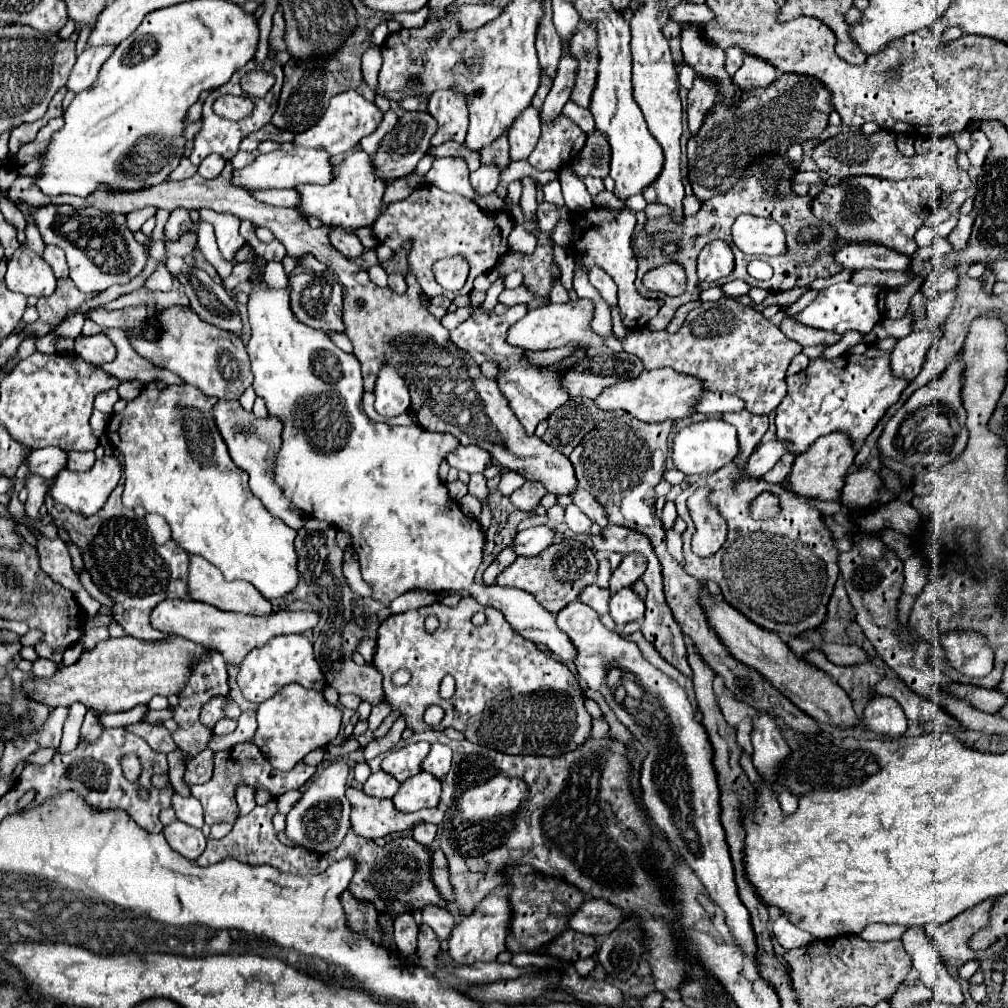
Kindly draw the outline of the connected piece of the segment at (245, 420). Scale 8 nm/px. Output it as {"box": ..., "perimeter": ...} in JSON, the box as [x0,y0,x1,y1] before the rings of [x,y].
{"box":[213,400,307,530],"perimeter":[[[219,400],[213,406],[213,418],[215,418],[215,424],[217,424],[221,436],[225,438],[225,444],[229,448],[233,462],[249,474],[249,486],[251,486],[253,494],[261,498],[261,502],[273,516],[281,518],[285,524],[289,524],[295,530],[303,528],[307,516],[297,506],[293,506],[289,502],[289,498],[285,498],[281,486],[275,482],[273,464],[275,464],[277,452],[281,448],[281,432],[283,432],[281,420],[271,414],[267,418],[257,418],[253,412],[247,412],[239,404],[239,400]]]}

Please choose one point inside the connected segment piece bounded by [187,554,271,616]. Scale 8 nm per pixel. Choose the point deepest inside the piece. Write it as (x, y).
(206, 584)

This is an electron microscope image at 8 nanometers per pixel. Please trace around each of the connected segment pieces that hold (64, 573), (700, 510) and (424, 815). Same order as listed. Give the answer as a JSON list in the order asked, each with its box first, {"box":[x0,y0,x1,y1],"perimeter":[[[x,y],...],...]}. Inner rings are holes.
[{"box":[37,536,99,616],"perimeter":[[[45,536],[39,538],[37,542],[37,550],[41,552],[41,568],[59,584],[63,584],[65,588],[69,588],[71,592],[75,592],[75,596],[79,598],[79,604],[81,608],[89,614],[89,616],[95,616],[95,612],[99,610],[99,602],[93,600],[85,588],[81,586],[79,582],[79,576],[73,568],[73,562],[71,562],[71,556],[69,556],[69,550],[65,546],[63,540],[49,540]]]},{"box":[687,486,725,557],"perimeter":[[[699,486],[687,502],[693,524],[695,524],[691,546],[693,546],[693,552],[701,557],[717,552],[725,540],[725,526],[721,526],[725,524],[725,520],[719,508],[709,503],[711,494],[713,490],[709,486]]]},{"box":[347,786,443,838],"perimeter":[[[347,786],[347,800],[351,802],[351,826],[365,838],[383,838],[391,832],[401,832],[417,822],[441,824],[443,812],[439,808],[425,808],[419,812],[401,812],[389,798],[373,798],[363,790]]]}]

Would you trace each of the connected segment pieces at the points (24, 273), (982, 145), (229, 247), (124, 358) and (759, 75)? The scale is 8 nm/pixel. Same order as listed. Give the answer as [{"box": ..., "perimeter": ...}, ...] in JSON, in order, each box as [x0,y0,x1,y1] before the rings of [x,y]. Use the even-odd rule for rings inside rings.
[{"box":[5,244,55,298],"perimeter":[[[21,244],[9,258],[5,284],[13,292],[37,298],[55,292],[55,276],[51,266],[39,254],[35,254],[27,244]]]},{"box":[967,130,991,166],"perimeter":[[[975,130],[975,132],[971,132],[971,142],[973,142],[973,146],[967,152],[971,164],[973,166],[983,166],[985,164],[985,158],[987,158],[987,152],[991,150],[989,138],[981,130]]]},{"box":[199,208,245,260],"perimeter":[[[205,208],[199,210],[199,216],[201,220],[207,220],[213,224],[221,256],[225,260],[233,260],[237,248],[245,244],[245,238],[239,234],[239,218],[233,214],[219,214],[219,212],[205,210]]]},{"box":[97,328,181,384],"perimeter":[[[104,328],[105,333],[117,348],[117,358],[109,364],[102,364],[97,366],[117,376],[122,382],[137,380],[141,384],[149,384],[151,380],[161,380],[165,384],[181,384],[181,378],[179,376],[173,376],[173,372],[169,370],[163,370],[155,364],[151,364],[149,360],[137,356],[133,352],[133,348],[129,348],[129,342],[127,342],[127,336],[121,332],[118,328]]]},{"box":[733,54,777,88],"perimeter":[[[743,54],[743,66],[735,72],[733,82],[737,88],[755,88],[755,86],[769,86],[773,80],[777,80],[777,68],[769,64],[767,60]]]}]

